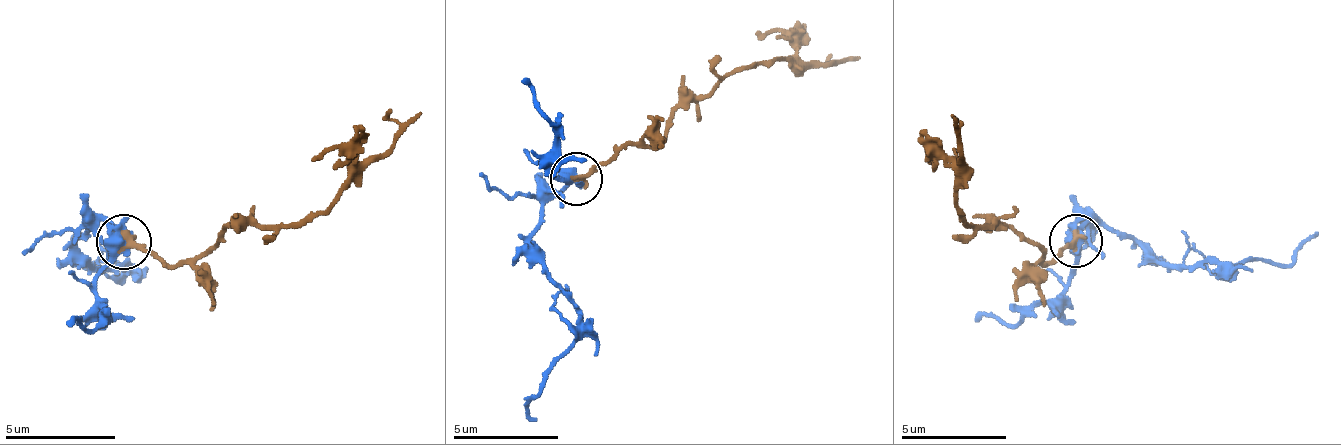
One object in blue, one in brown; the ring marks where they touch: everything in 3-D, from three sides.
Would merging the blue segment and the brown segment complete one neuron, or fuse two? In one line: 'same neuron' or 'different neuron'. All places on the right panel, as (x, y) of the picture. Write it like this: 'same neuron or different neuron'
same neuron

